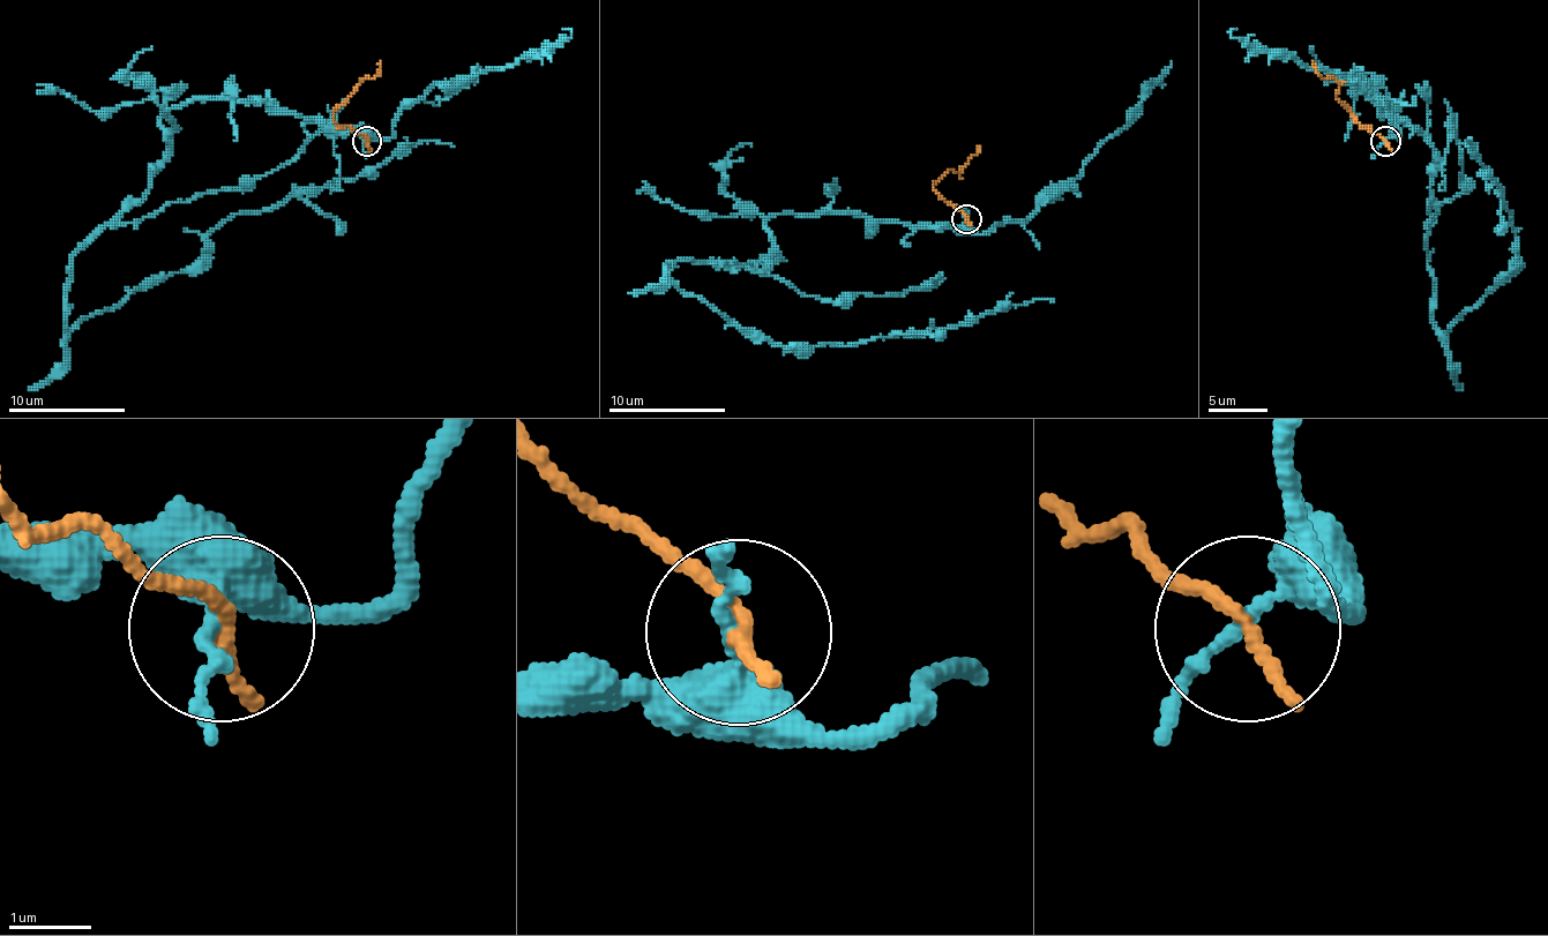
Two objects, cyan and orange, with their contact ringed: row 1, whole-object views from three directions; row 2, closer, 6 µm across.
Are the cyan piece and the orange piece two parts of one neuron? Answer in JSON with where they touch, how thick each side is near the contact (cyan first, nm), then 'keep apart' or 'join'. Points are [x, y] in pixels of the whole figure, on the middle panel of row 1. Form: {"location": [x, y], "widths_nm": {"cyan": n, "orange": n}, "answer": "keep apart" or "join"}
{"location": [966, 218], "widths_nm": {"cyan": 200, "orange": 220}, "answer": "keep apart"}

